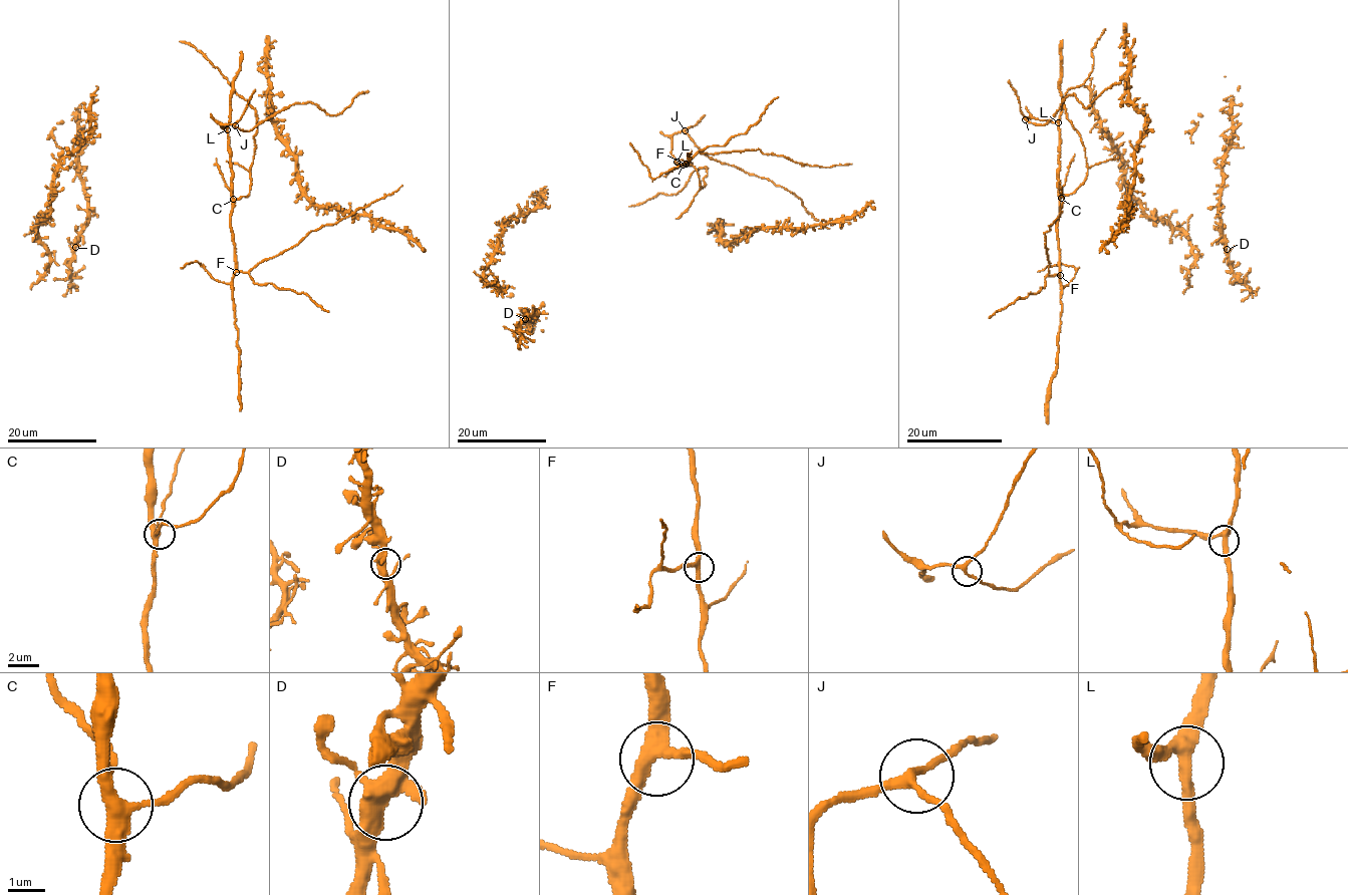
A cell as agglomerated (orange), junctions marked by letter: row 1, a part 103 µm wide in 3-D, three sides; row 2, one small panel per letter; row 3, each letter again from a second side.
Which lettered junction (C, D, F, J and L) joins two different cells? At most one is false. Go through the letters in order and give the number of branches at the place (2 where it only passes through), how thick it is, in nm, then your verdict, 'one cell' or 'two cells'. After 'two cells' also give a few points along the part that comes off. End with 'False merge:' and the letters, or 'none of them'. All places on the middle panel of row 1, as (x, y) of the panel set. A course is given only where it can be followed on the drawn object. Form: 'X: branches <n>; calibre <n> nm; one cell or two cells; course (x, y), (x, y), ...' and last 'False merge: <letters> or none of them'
C: branches 4; calibre 320 nm; two cells; course (683, 165), (665, 177)
D: branches 4; calibre 440 nm; one cell
F: branches 3; calibre 300 nm; one cell
J: branches 3; calibre 220 nm; one cell
L: branches 3; calibre 320 nm; one cell
False merge: C

